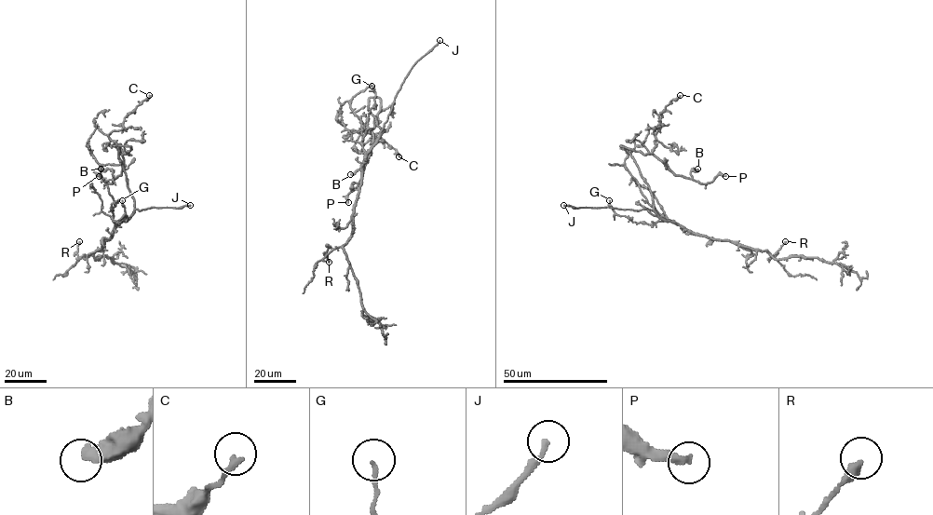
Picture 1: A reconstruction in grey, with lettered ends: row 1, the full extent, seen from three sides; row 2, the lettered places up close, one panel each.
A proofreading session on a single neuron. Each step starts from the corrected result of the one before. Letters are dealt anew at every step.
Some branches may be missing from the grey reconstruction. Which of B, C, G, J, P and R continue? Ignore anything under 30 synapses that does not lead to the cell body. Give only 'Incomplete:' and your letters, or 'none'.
Incomplete: B, J, P

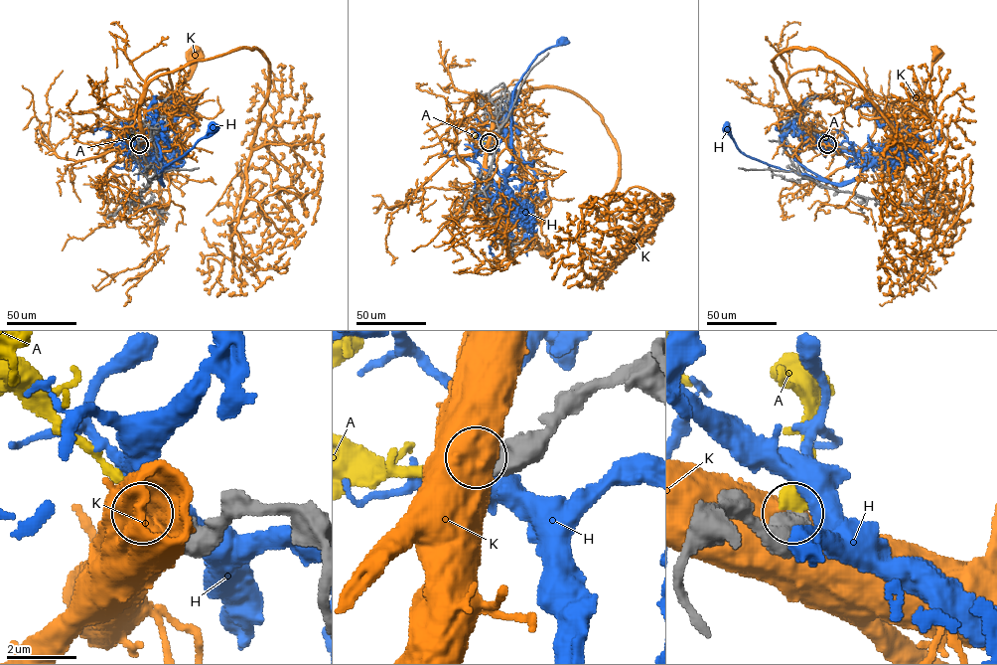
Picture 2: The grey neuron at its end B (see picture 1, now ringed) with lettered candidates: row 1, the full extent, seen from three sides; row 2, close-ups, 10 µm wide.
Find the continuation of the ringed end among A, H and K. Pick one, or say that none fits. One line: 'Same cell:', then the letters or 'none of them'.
Same cell: A

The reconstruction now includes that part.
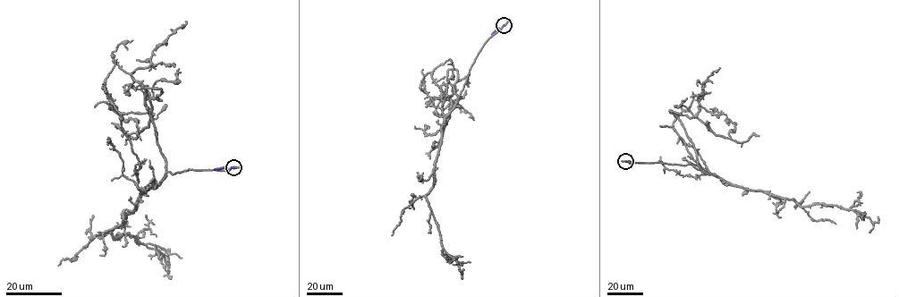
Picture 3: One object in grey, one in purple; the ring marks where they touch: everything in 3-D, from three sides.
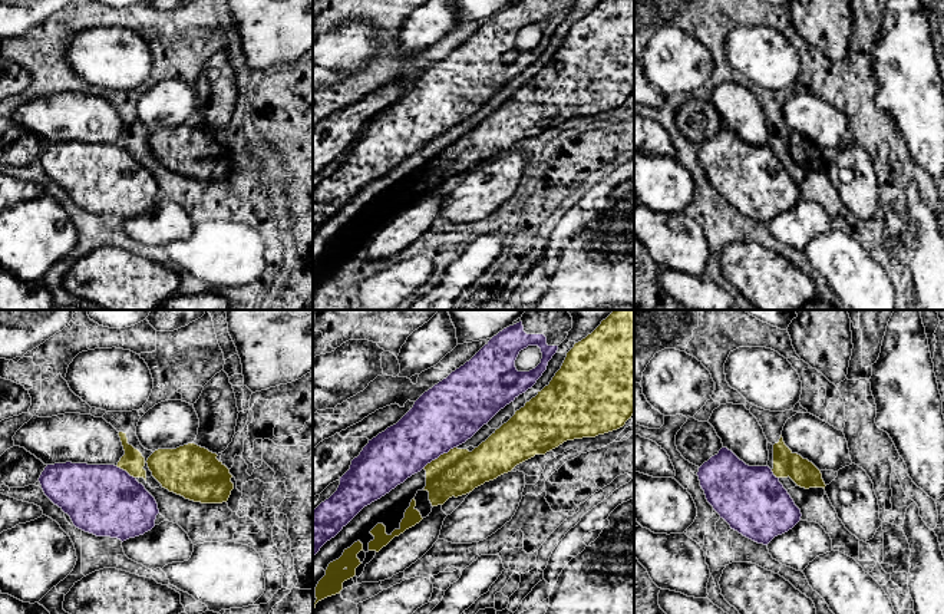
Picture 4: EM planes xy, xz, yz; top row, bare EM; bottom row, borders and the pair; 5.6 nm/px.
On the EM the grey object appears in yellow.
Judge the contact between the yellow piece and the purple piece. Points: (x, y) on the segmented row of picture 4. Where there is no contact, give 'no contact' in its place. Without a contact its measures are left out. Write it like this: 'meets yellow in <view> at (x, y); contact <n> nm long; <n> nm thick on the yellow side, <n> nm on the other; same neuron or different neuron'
meets yellow in xz at (439, 456); contact 220 nm long; 260 nm thick on the yellow side, 360 nm on the other; different neuron

